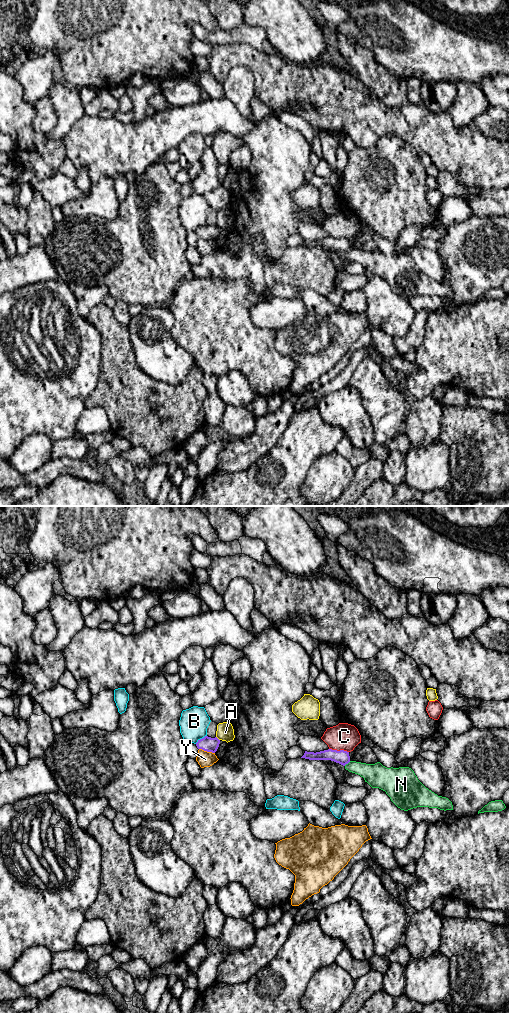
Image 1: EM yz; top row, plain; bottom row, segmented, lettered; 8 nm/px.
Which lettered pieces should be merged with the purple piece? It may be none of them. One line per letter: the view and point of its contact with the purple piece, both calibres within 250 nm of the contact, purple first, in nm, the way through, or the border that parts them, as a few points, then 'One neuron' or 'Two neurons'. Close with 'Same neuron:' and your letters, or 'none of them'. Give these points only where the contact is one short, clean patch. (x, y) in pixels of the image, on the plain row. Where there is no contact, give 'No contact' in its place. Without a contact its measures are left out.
A: Touches purple at yz (217, 226). Thickness 120 nm (purple) against 140 nm. Boundary: yz (216, 224), (219, 228). Two neurons
B: Touches purple at yz (200, 227). Thickness 120 nm (purple) against 220 nm. Two neurons
C: Touches purple at yz (340, 238). Thickness 120 nm (purple) against 220 nm. Two neurons
N: Touches purple at yz (347, 251). Thickness 120 nm (purple) against 180 nm. Boundary: yz (350, 249), (344, 253). Two neurons
Y: Touches purple at yz (207, 239). Thickness 120 nm (purple) against 130 nm. Two neurons
Same neuron: none of them

